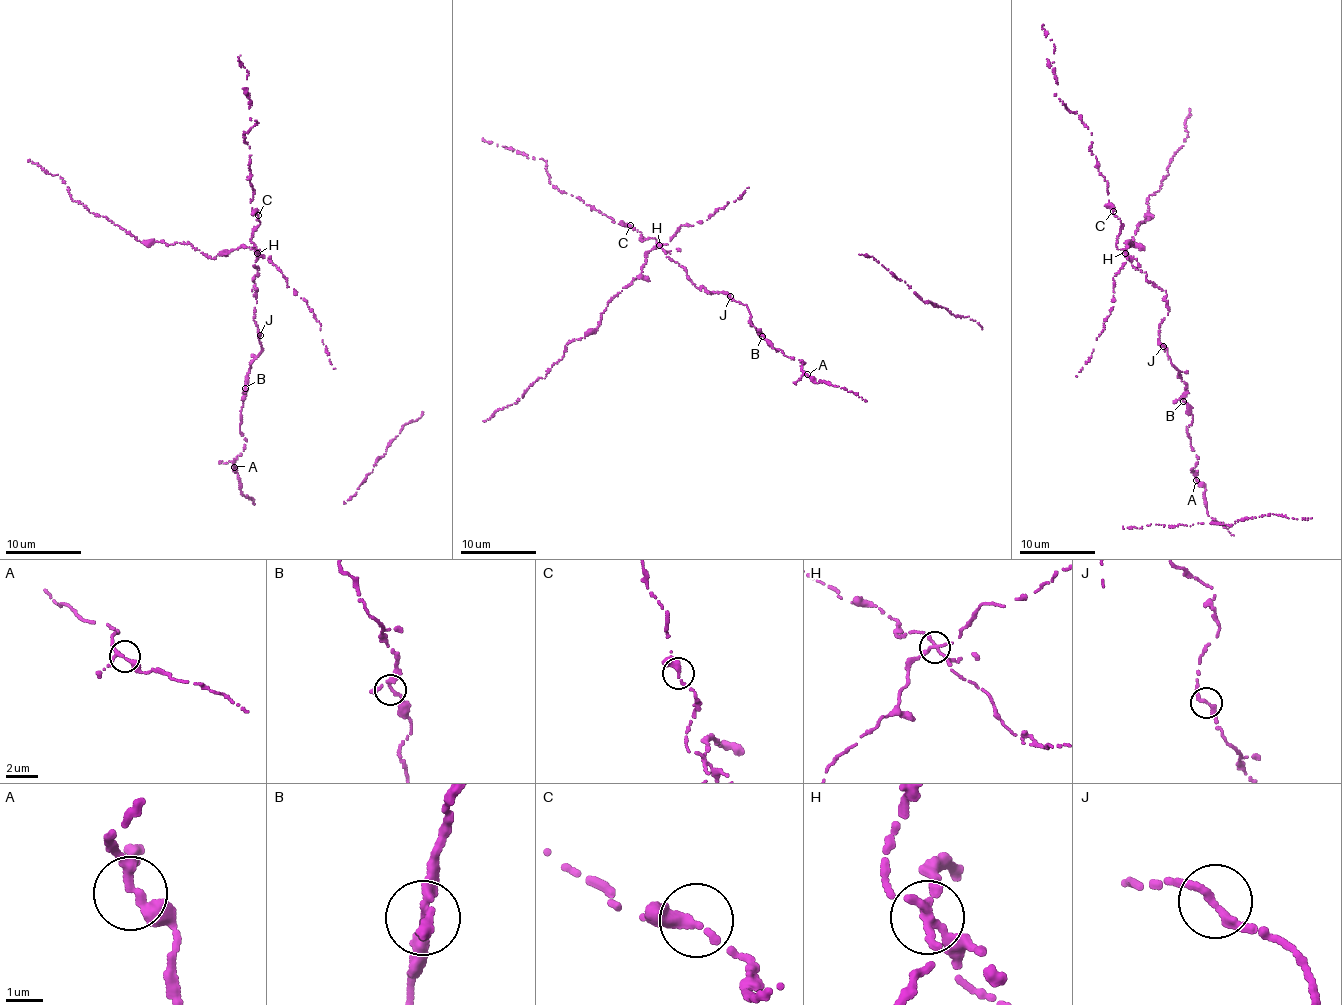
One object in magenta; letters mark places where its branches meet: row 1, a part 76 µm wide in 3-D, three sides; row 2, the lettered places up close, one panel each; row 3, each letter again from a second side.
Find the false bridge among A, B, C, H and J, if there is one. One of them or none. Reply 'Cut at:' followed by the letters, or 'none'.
Cut at: H

